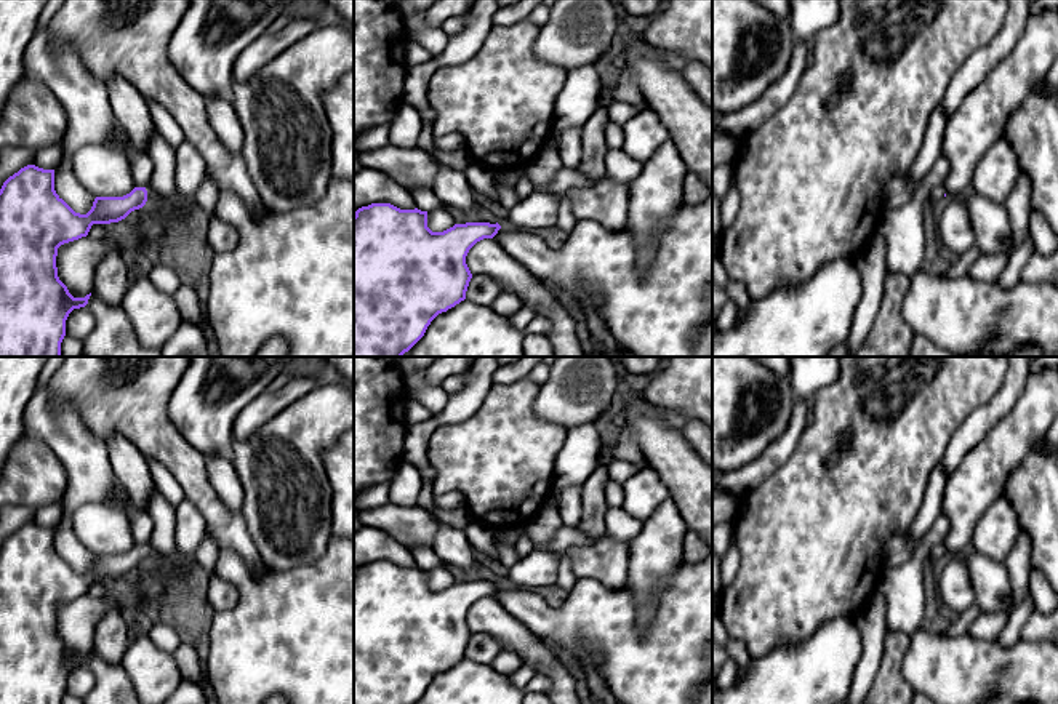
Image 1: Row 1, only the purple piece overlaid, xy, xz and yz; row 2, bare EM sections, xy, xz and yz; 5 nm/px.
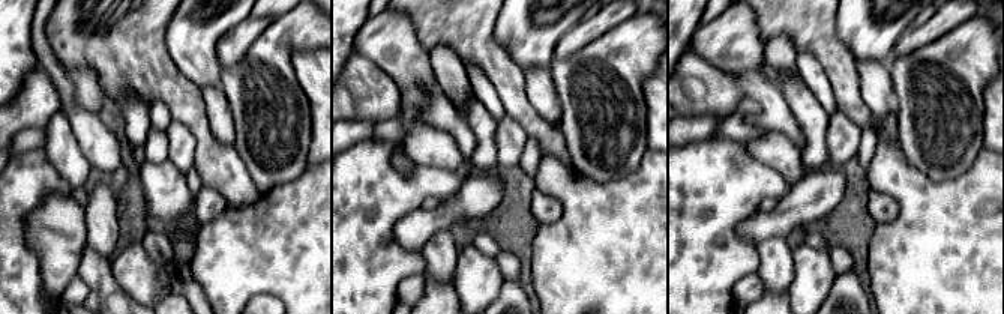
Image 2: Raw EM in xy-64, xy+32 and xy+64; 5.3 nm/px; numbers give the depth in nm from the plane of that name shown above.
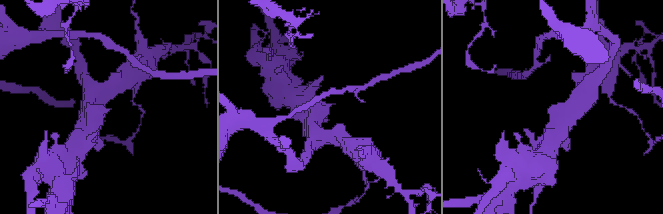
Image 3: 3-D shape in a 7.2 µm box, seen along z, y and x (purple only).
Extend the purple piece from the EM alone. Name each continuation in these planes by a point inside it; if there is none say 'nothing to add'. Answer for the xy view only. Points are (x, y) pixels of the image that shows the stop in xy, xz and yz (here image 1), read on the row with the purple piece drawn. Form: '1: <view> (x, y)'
1: xy (175, 207)

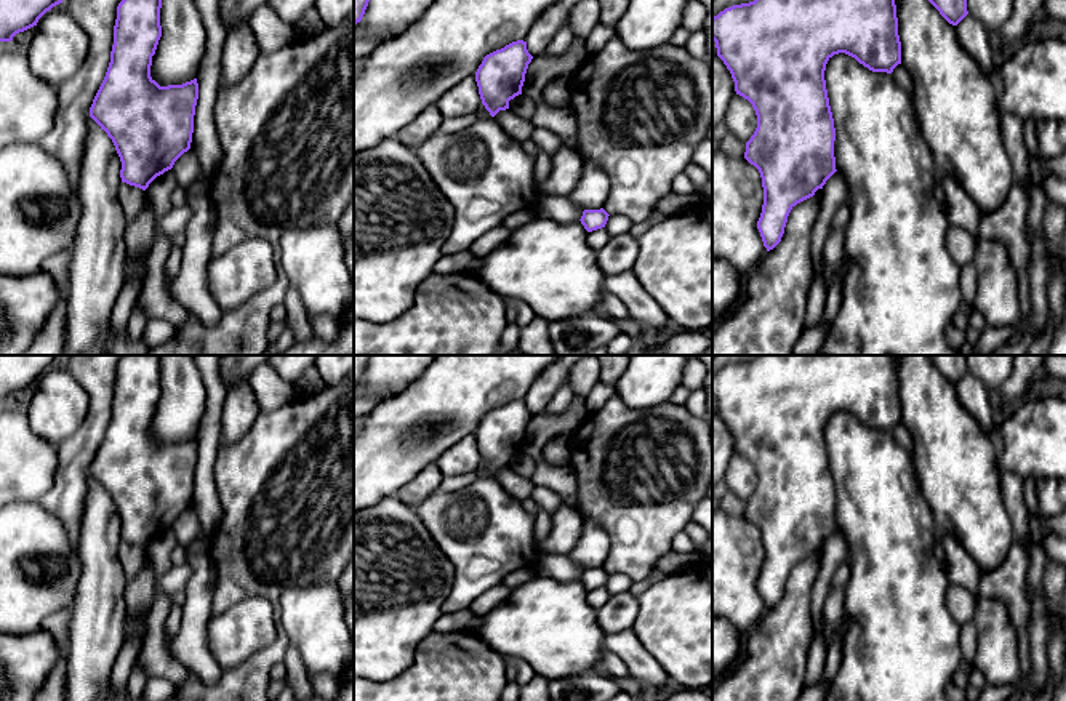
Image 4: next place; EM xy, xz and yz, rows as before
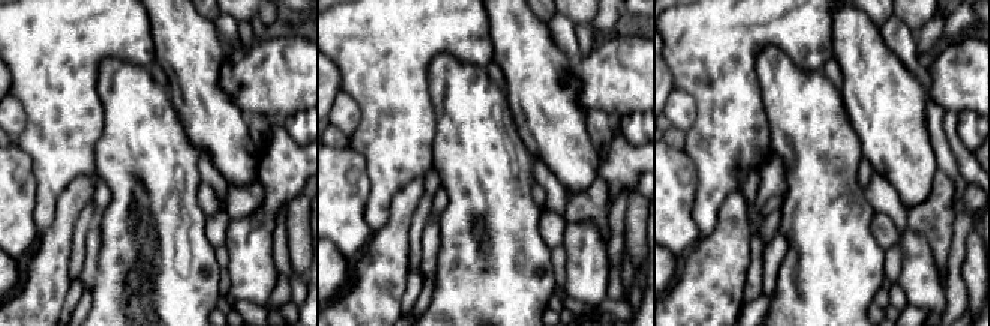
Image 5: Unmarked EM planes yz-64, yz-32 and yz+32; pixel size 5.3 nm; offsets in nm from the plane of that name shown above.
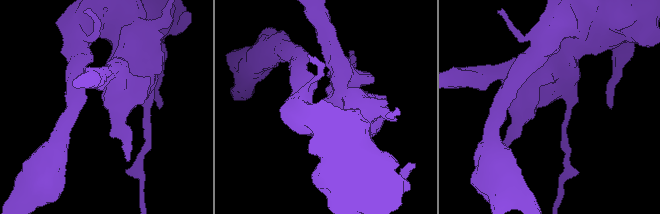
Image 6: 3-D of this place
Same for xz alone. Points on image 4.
nothing to add

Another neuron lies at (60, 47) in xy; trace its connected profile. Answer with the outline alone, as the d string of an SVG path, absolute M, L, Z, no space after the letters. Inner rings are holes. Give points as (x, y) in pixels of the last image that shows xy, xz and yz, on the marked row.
M59 3L38 19L26 54L32 72L58 88L85 62L88 35Z

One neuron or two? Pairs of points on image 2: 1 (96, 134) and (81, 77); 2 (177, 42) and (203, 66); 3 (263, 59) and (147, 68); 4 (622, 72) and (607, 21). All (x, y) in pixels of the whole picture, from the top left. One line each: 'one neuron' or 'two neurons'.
1: two neurons
2: one neuron
3: two neurons
4: two neurons

